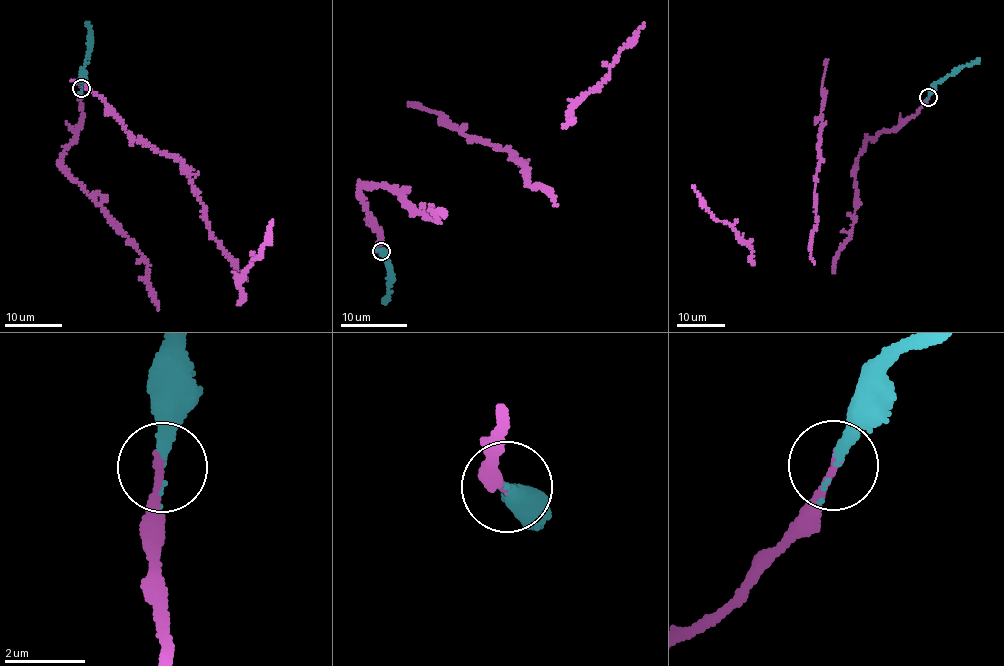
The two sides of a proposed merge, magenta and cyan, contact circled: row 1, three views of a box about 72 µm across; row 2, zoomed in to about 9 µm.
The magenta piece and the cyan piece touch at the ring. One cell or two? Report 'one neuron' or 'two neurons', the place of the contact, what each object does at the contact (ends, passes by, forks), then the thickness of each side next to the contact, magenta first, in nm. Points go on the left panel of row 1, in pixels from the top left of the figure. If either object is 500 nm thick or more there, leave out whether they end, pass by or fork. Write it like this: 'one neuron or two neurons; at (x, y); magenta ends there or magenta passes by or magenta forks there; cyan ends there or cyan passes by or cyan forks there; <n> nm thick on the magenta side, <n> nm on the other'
one neuron; at (81, 88); magenta ends there; cyan passes by; 200 nm thick on the magenta side, 190 nm on the other

